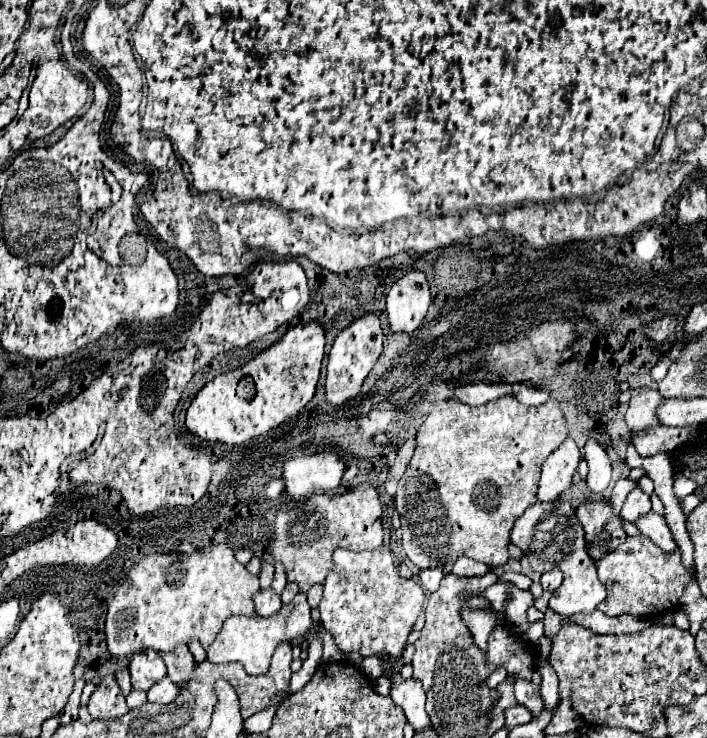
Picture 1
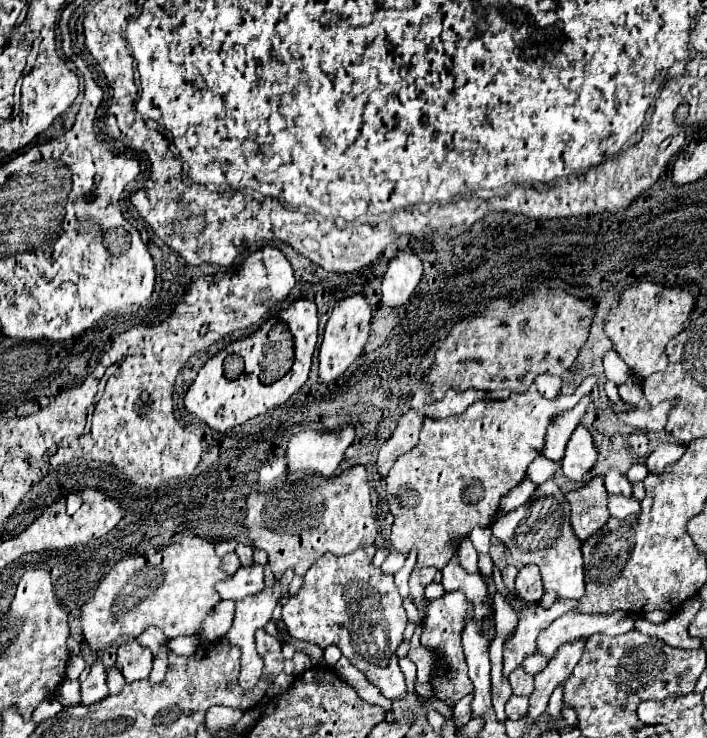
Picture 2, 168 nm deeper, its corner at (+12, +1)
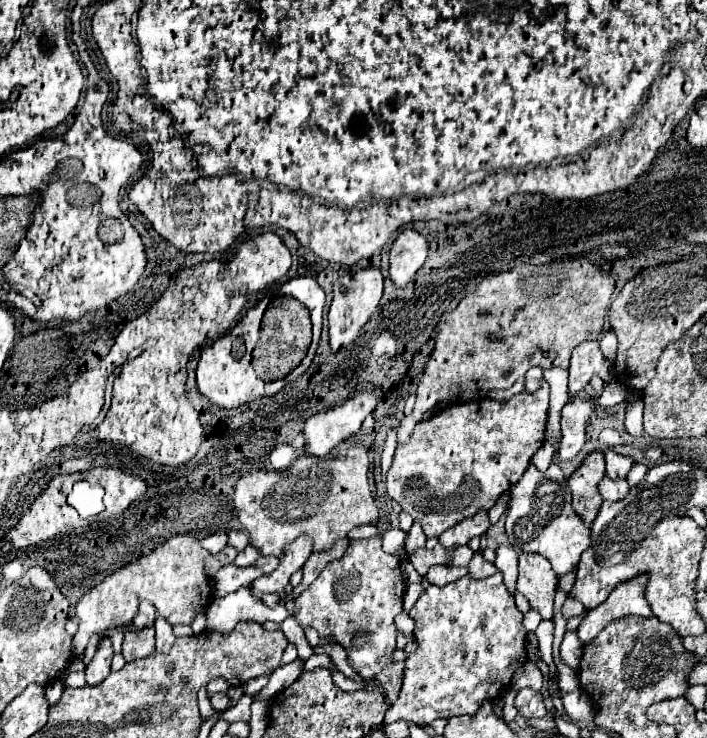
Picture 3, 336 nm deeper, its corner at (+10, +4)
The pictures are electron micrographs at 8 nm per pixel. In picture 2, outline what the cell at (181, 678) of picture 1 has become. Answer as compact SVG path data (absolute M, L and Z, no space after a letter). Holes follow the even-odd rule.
M148 627L140 637L137 638L142 645L146 645L154 655L156 655L156 651L160 651L160 647L164 647L166 645L166 637L164 637L164 633L160 631L160 637L158 637L158 631L156 631L156 627Z

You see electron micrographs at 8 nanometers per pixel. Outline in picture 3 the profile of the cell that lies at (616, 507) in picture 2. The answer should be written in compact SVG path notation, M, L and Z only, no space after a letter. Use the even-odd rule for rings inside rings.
M604 478L598 488L600 488L600 496L610 502L622 500L630 492L630 484L626 480L610 480L610 478Z

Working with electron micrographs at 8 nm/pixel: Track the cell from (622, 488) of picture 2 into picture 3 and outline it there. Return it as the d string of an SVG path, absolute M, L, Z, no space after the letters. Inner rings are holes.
M608 450L604 456L606 456L606 476L612 480L624 480L628 476L634 460L628 456L616 454L612 450Z

